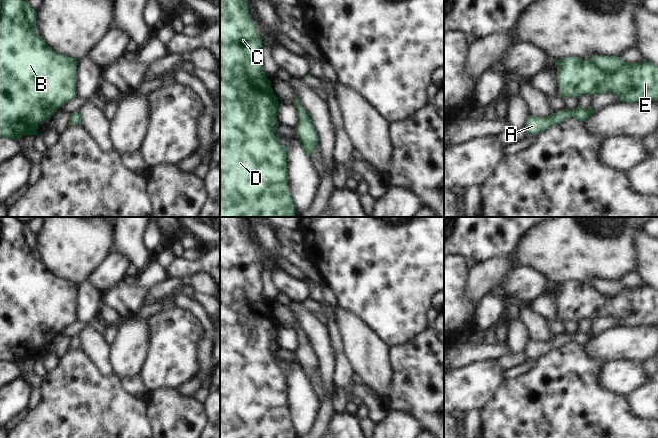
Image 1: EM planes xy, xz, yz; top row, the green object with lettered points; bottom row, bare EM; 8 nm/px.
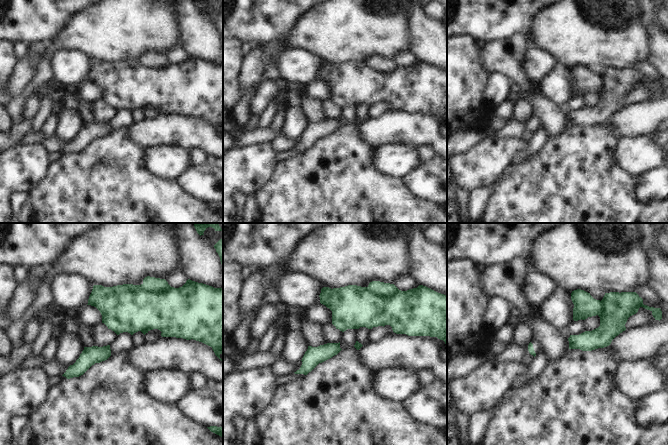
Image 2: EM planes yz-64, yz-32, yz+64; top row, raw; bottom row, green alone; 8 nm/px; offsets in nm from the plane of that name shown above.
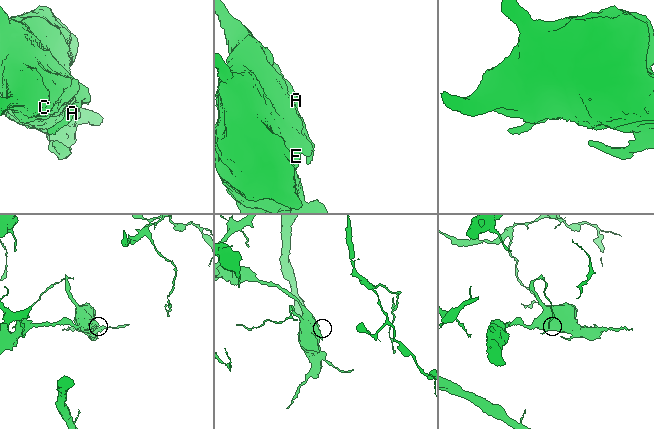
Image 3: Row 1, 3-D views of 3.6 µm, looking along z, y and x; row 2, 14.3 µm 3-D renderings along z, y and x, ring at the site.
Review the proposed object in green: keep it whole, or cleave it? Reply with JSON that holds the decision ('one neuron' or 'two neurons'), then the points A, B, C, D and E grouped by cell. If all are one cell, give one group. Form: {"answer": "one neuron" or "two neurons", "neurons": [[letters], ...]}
{"answer": "one neuron", "neurons": [["A", "B", "C", "D", "E"]]}

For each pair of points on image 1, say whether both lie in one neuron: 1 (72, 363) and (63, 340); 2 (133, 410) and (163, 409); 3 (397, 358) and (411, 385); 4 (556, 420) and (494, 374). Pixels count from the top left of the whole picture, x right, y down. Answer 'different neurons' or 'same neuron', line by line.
1: different neurons
2: different neurons
3: same neuron
4: different neurons

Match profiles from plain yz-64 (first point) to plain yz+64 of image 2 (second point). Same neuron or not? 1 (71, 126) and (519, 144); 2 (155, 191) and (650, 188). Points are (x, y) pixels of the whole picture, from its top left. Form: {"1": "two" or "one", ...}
{"1": "two", "2": "two"}

